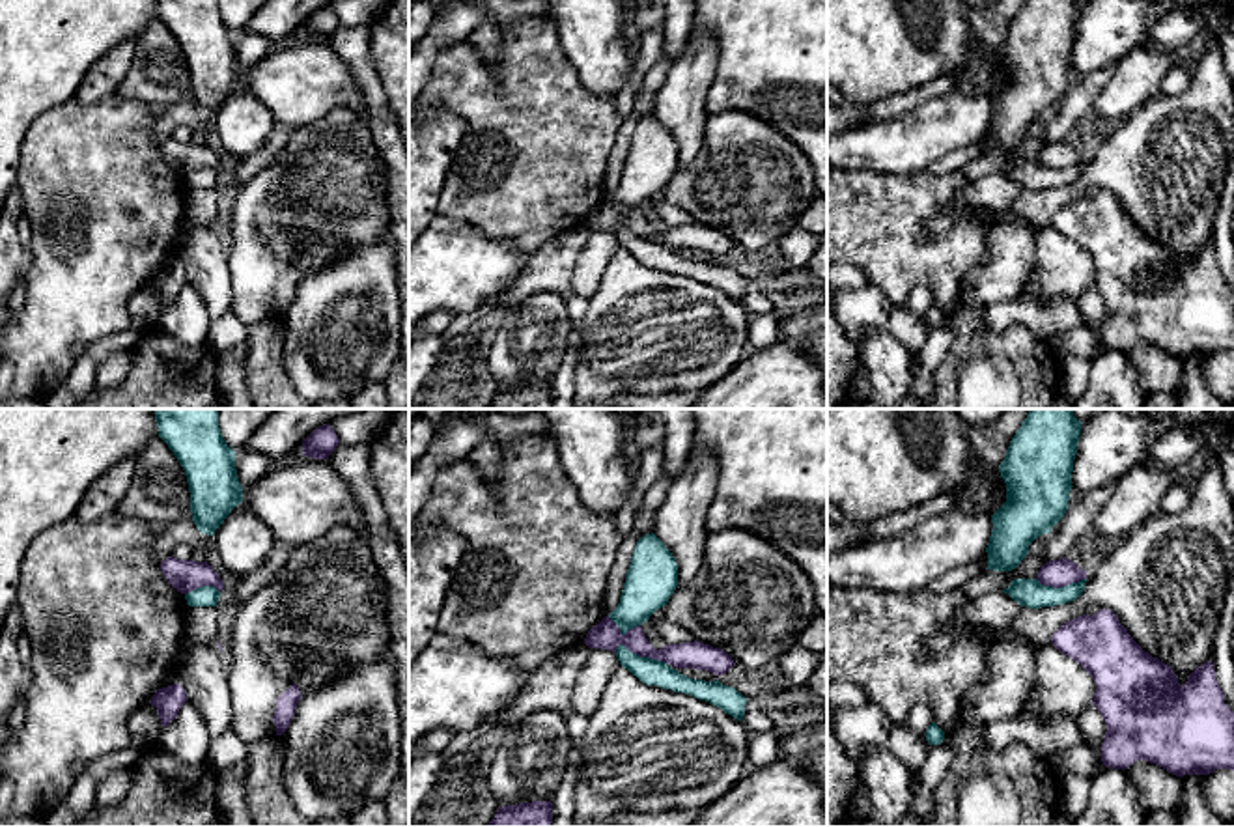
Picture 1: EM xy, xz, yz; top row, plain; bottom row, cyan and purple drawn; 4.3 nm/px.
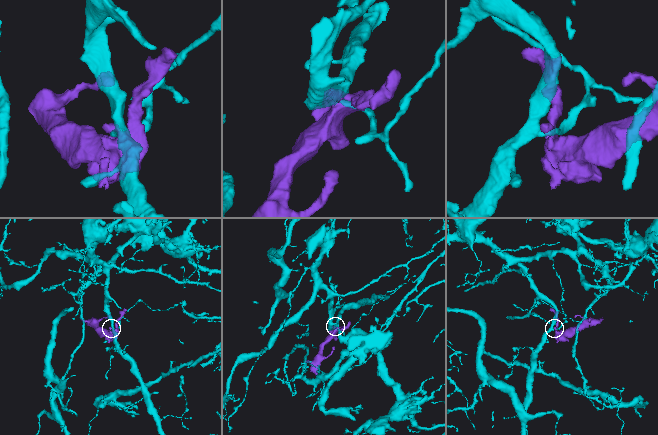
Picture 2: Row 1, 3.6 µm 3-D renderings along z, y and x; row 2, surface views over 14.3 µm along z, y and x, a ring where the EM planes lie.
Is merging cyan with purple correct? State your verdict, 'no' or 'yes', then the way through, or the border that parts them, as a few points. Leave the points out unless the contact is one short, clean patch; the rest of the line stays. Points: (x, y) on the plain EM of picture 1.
no

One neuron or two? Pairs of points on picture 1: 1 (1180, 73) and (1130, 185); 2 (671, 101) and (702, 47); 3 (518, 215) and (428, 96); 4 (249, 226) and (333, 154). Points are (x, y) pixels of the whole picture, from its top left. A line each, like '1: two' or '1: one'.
1: two
2: one
3: one
4: one

